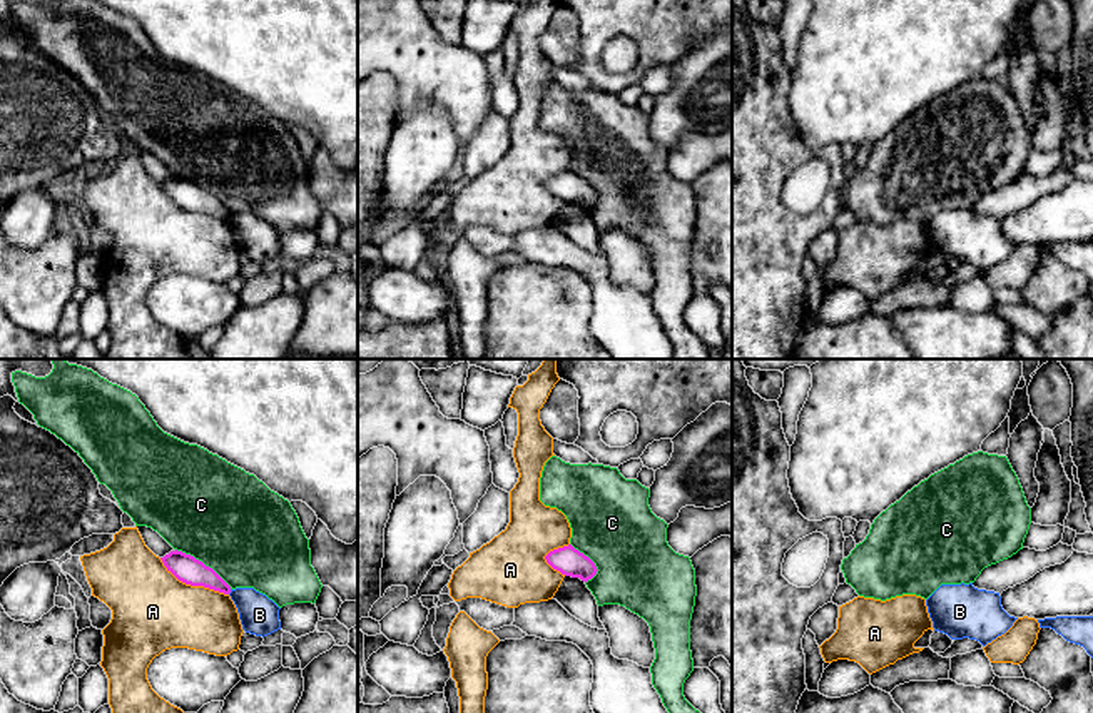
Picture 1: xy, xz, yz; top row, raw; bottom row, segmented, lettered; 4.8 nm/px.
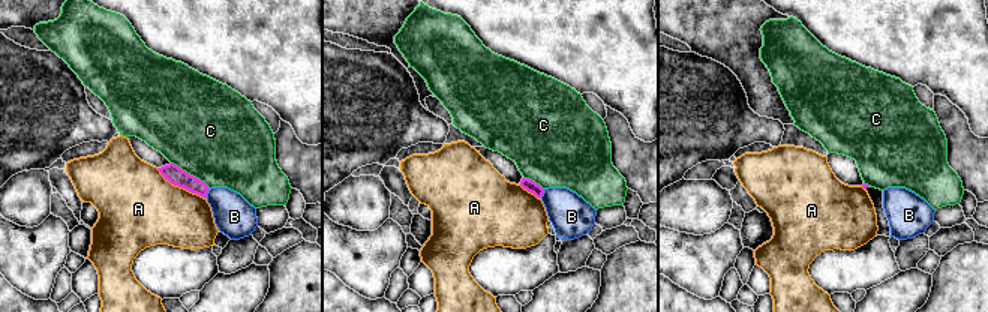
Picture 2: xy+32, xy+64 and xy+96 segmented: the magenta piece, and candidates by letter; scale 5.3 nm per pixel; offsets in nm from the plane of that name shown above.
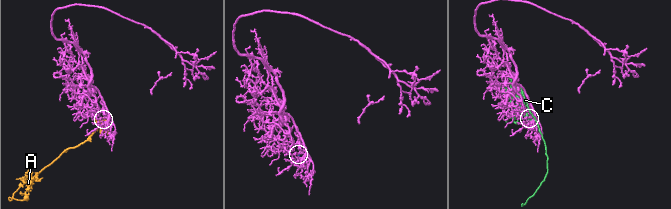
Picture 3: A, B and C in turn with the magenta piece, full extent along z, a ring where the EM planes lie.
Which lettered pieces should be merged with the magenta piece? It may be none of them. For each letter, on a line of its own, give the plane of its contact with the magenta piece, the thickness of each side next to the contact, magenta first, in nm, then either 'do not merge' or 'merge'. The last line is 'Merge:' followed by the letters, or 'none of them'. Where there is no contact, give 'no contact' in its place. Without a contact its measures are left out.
A: xy | 140/380 nm | do not merge
B: xy | 140/190 nm | do not merge
C: xy | 140/480 nm | do not merge
Merge: none of them

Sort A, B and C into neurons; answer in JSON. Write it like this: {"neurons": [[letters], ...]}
{"neurons": [["A"], ["B"], ["C"]]}

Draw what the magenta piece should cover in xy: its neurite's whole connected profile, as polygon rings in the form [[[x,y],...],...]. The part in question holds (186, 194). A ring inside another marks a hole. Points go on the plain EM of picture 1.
[[[175,175],[160,185],[167,197],[186,210],[204,212],[224,220],[231,219],[231,212],[212,194],[191,180]]]

